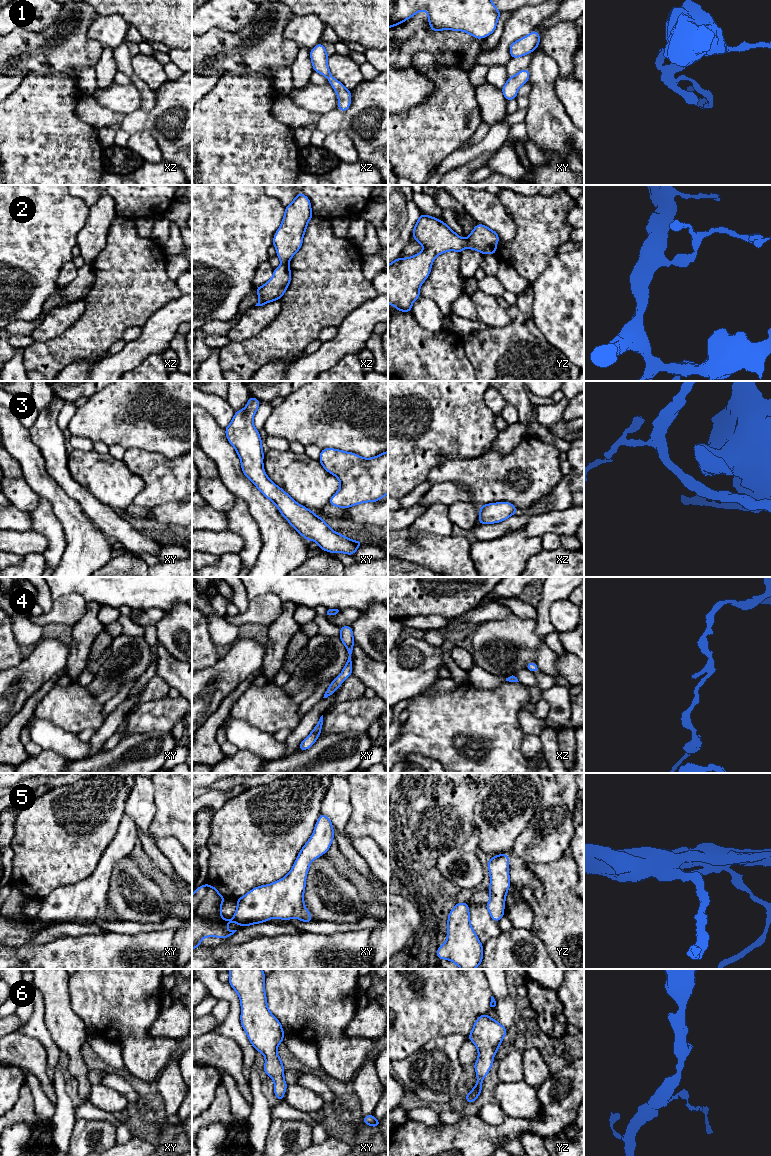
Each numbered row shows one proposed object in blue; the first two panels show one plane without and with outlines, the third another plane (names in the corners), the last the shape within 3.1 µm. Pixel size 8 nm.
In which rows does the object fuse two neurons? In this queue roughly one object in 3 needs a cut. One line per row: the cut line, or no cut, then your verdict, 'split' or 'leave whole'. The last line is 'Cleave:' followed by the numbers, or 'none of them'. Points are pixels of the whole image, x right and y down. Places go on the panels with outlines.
1: cut none; leave whole
2: cut yz (467, 239), (465, 246); split
3: cut none; leave whole
4: cut none; leave whole
5: cut none; leave whole
6: cut none; leave whole
Cleave: 2

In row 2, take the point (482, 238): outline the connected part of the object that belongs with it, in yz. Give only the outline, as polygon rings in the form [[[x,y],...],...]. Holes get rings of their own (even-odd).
[[[478,223],[467,237],[466,247],[479,251],[483,255],[496,254],[499,239],[500,237],[495,231]]]

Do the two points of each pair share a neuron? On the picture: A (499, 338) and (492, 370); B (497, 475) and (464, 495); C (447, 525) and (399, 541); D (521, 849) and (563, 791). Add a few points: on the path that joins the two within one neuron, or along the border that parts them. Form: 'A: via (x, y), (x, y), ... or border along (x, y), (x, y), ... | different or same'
A: via (499, 346), (499, 356), (495, 362) | same
B: border along (447, 482), (457, 482), (464, 485), (475, 502) | different
C: border along (408, 527), (412, 532), (439, 533), (448, 536) | different
D: via (535, 835), (537, 829), (555, 811), (556, 805) | same

